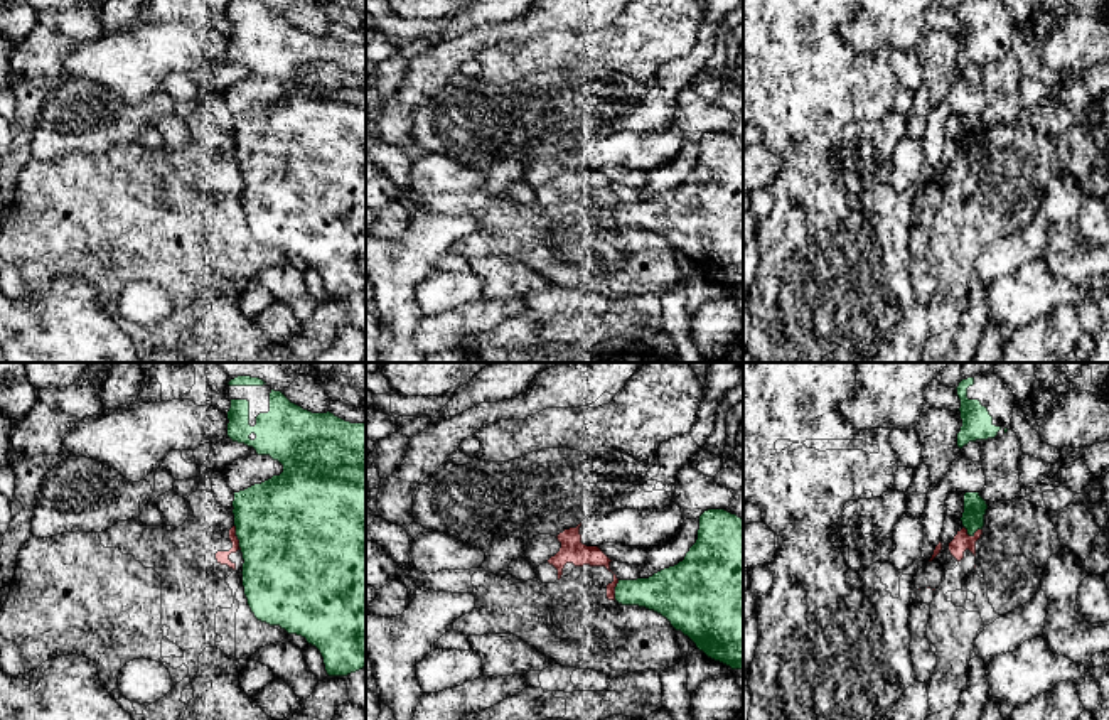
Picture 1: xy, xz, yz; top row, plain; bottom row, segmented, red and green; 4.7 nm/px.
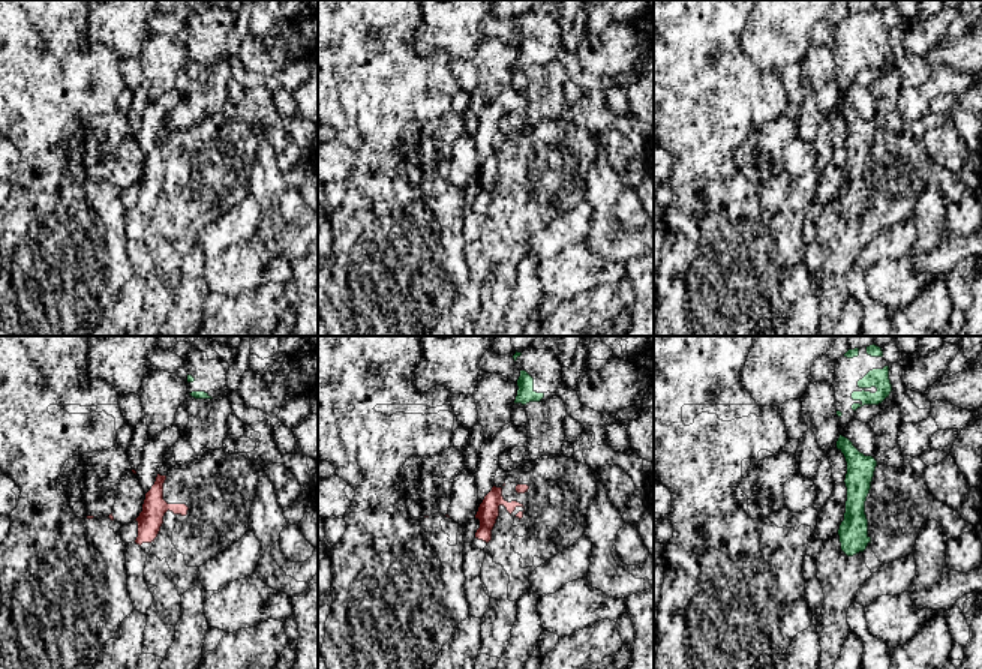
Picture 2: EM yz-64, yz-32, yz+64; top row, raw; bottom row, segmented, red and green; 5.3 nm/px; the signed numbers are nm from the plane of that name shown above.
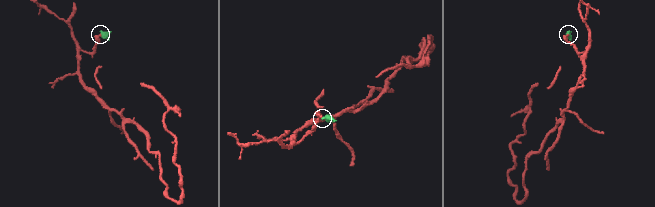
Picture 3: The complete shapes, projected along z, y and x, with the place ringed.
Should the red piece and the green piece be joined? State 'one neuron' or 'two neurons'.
two neurons

